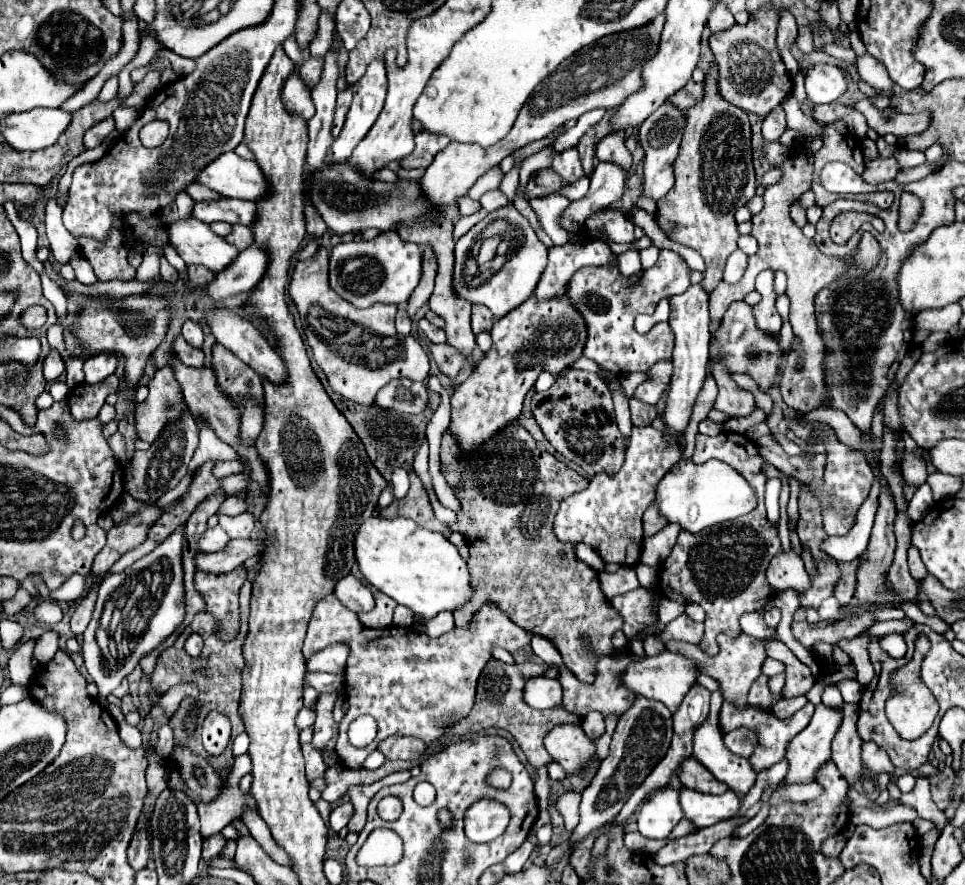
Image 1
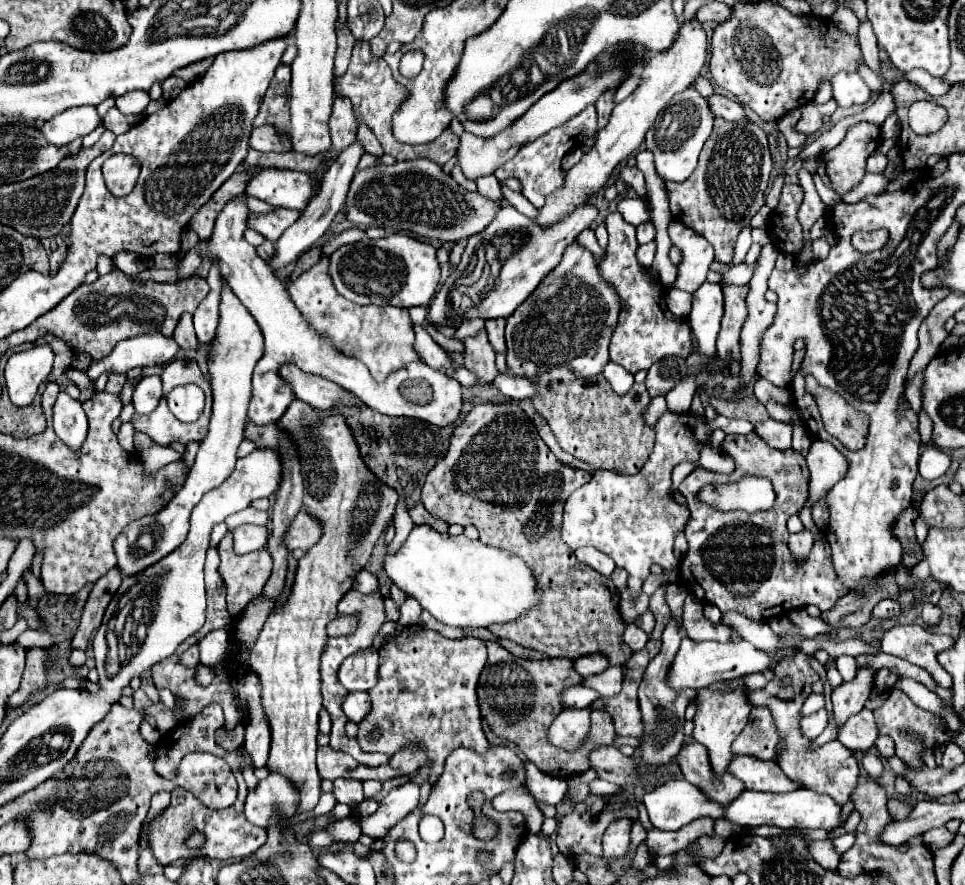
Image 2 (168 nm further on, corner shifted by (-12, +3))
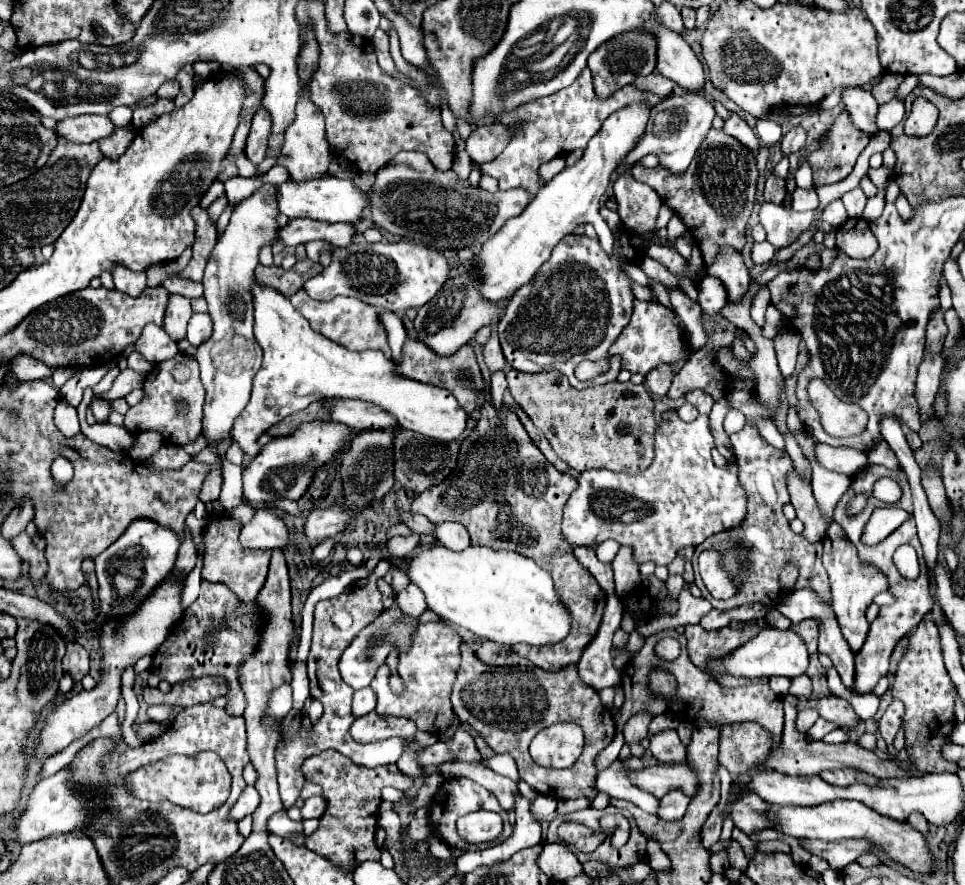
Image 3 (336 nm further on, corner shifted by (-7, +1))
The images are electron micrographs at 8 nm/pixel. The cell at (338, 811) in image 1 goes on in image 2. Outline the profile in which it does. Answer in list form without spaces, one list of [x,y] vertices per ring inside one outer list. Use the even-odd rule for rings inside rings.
[[[363,800],[363,802],[355,808],[355,818],[371,816],[377,808],[379,808],[379,802],[377,802],[377,800]]]

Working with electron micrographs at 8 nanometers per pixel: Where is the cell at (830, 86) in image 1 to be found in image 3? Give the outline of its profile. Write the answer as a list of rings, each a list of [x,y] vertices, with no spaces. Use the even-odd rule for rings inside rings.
[[[842,86],[842,104],[852,116],[858,130],[866,132],[868,136],[874,136],[878,132],[874,124],[878,102],[870,94],[870,90],[864,90],[862,86]]]

